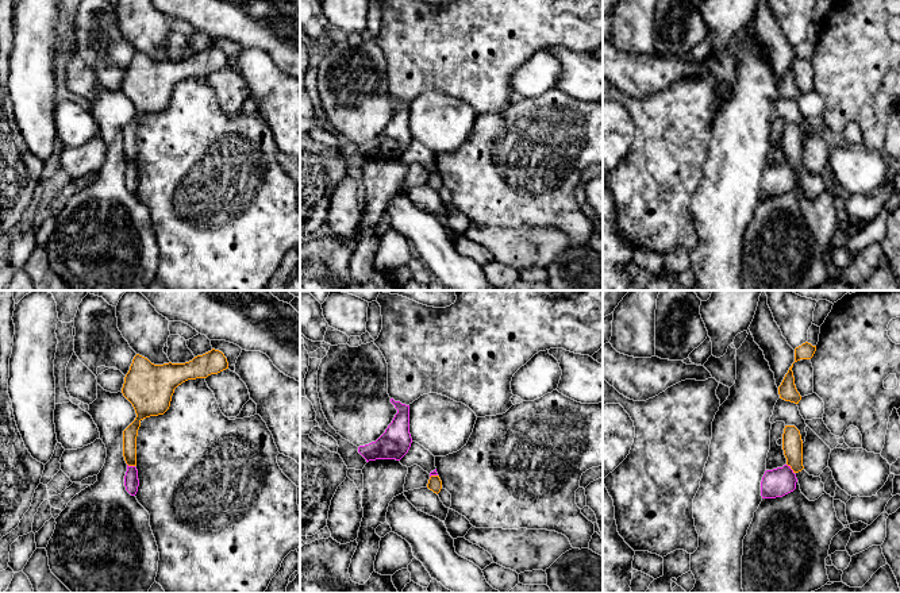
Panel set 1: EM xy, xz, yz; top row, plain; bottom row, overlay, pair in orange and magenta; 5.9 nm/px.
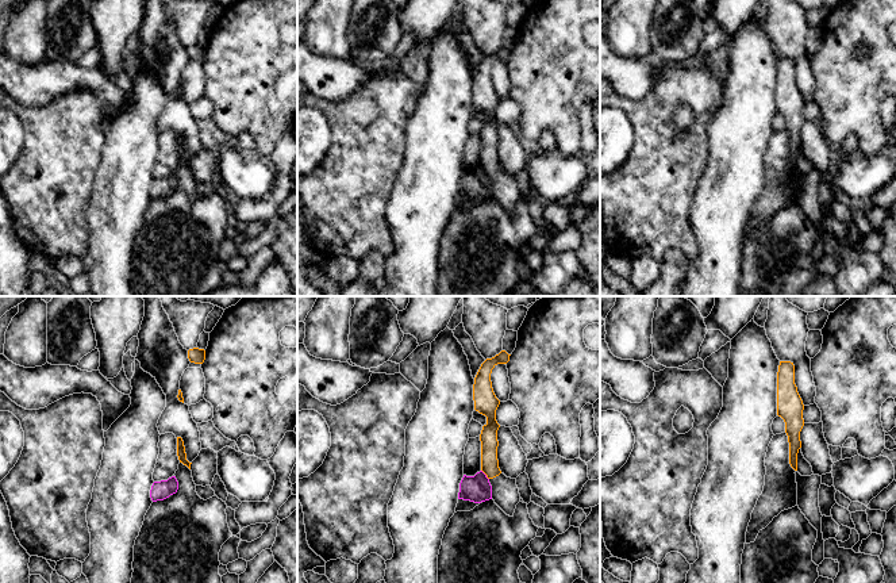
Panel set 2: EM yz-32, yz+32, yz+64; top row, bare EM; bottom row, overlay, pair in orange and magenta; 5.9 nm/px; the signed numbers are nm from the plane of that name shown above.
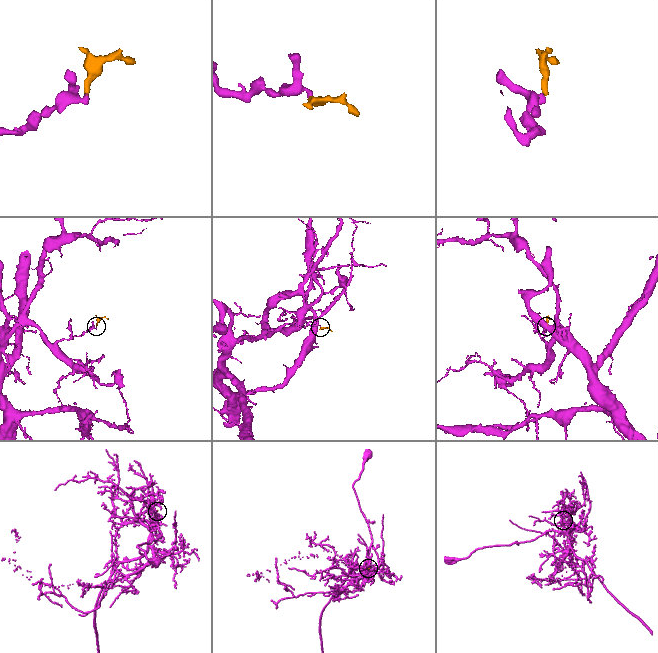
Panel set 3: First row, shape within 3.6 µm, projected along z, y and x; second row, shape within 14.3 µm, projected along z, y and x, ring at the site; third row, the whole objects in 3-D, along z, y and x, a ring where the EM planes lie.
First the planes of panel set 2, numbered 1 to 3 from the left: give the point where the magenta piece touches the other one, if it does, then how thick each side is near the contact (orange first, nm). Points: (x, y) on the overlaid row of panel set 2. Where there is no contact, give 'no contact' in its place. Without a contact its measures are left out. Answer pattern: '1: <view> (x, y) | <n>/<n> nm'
1: no contact
2: yz+32 (485, 474) | 110/160 nm
3: no contact

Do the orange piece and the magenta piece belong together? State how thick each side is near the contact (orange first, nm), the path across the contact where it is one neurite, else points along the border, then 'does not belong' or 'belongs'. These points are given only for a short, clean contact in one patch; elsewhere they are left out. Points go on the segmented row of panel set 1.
130/170 nm | along yz (787, 463), (793, 473) | does not belong

